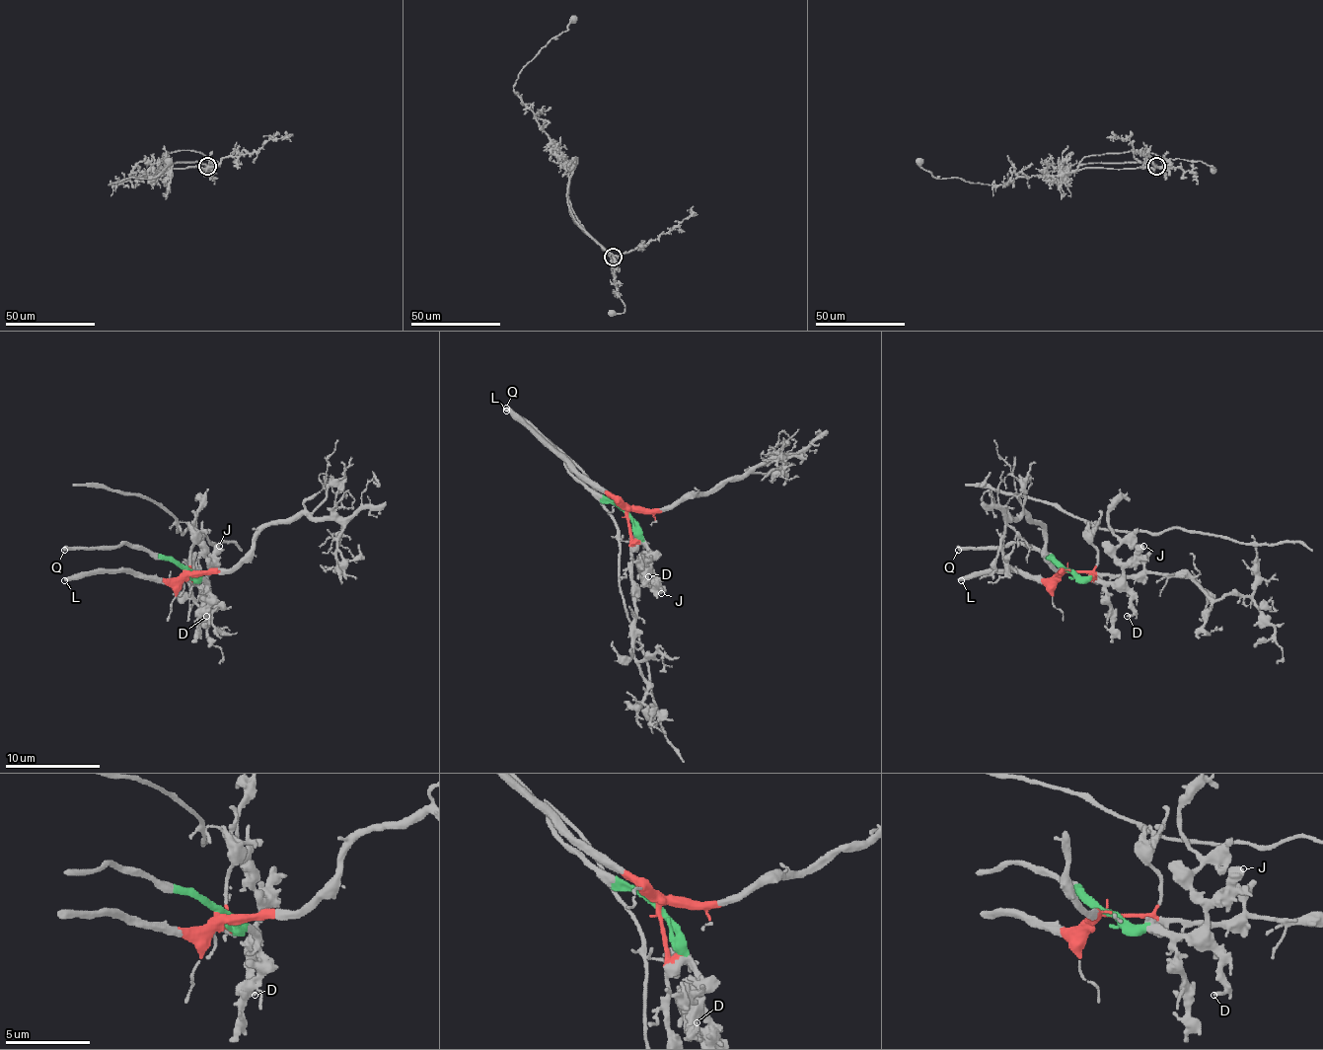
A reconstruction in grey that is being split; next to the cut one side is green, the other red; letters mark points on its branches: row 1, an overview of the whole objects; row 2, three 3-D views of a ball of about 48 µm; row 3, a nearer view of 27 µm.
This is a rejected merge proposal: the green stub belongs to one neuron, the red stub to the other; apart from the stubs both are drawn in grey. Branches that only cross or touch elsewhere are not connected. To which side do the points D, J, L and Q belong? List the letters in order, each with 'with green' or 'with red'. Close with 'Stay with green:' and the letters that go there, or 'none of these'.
D: with green
J: with green
L: with red
Q: with green
Stay with green: D, J, Q

